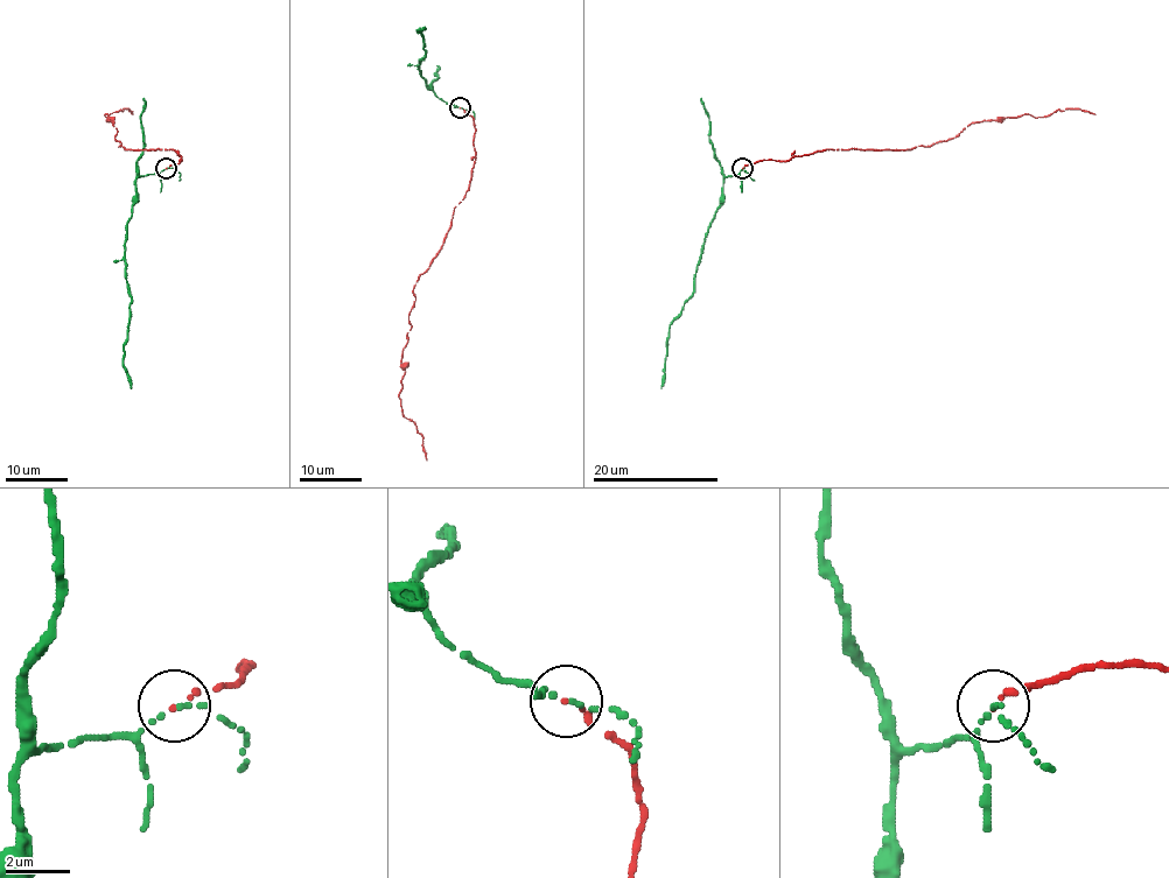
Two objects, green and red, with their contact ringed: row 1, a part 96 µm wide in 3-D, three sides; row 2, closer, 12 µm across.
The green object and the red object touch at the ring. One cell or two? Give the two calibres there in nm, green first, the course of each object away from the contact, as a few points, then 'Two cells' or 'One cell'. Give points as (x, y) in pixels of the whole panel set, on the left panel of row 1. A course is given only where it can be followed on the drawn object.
Thickness 180 nm (green) against 140 nm. Course of green: (167, 167), (135, 180), (135, 203), (126, 224), (125, 266), (131, 302), (124, 367), (131, 388). Course of red: (166, 167), (181, 160), (170, 148), (119, 147), (114, 121), (105, 114), (119, 110), (133, 114). One cell

